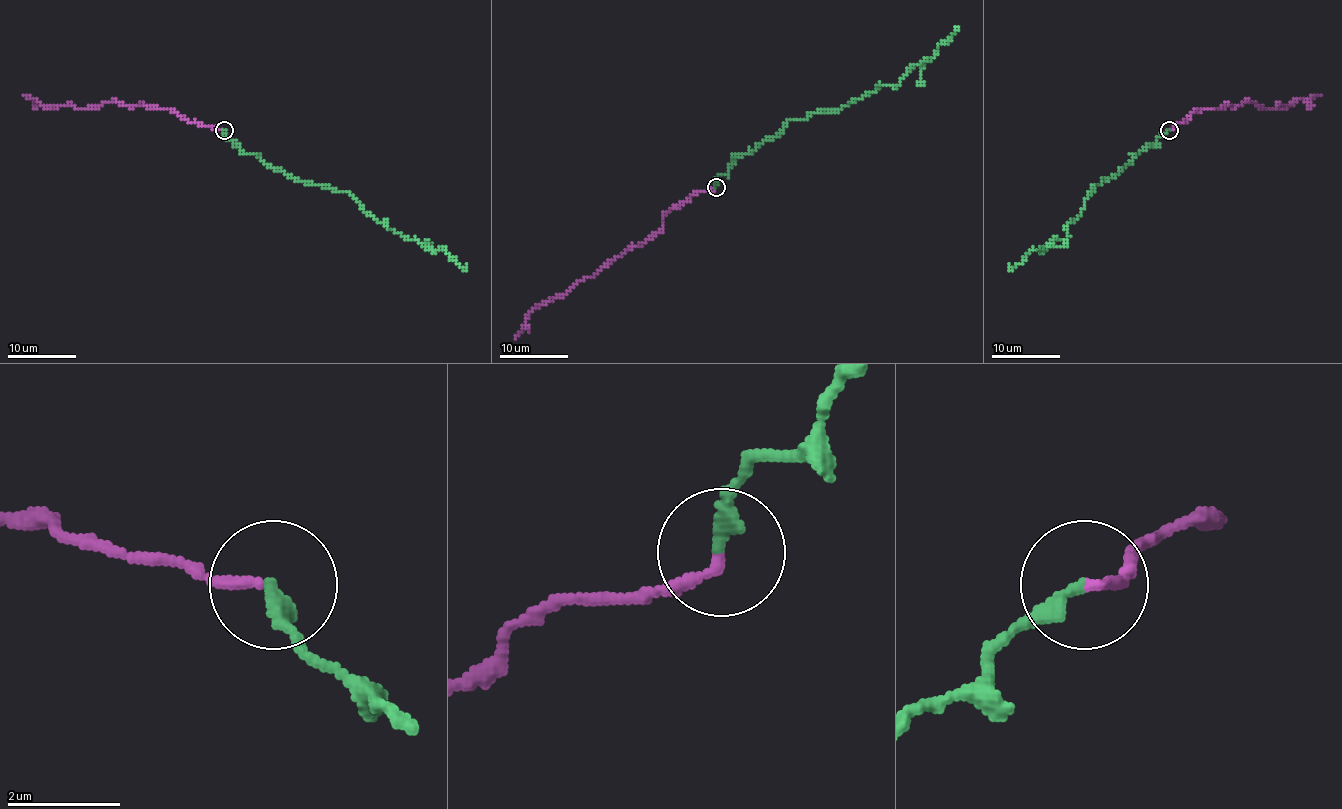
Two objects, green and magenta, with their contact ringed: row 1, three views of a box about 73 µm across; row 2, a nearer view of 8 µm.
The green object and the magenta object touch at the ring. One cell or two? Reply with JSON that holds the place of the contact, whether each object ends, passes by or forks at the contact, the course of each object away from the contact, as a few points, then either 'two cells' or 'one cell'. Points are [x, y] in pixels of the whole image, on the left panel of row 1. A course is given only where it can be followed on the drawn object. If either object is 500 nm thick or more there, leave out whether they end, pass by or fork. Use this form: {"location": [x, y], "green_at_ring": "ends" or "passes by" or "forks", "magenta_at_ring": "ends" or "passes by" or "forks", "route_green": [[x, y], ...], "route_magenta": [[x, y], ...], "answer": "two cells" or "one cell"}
{"location": [224, 130], "green_at_ring": "ends", "magenta_at_ring": "ends", "route_green": [[223, 130], [240, 153], [258, 156], [297, 180], [345, 191], [379, 221], [429, 249], [441, 249], [465, 266]], "route_magenta": [[223, 130], [187, 122], [170, 108], [153, 110], [113, 101], [86, 108], [45, 106], [24, 94]], "answer": "one cell"}

